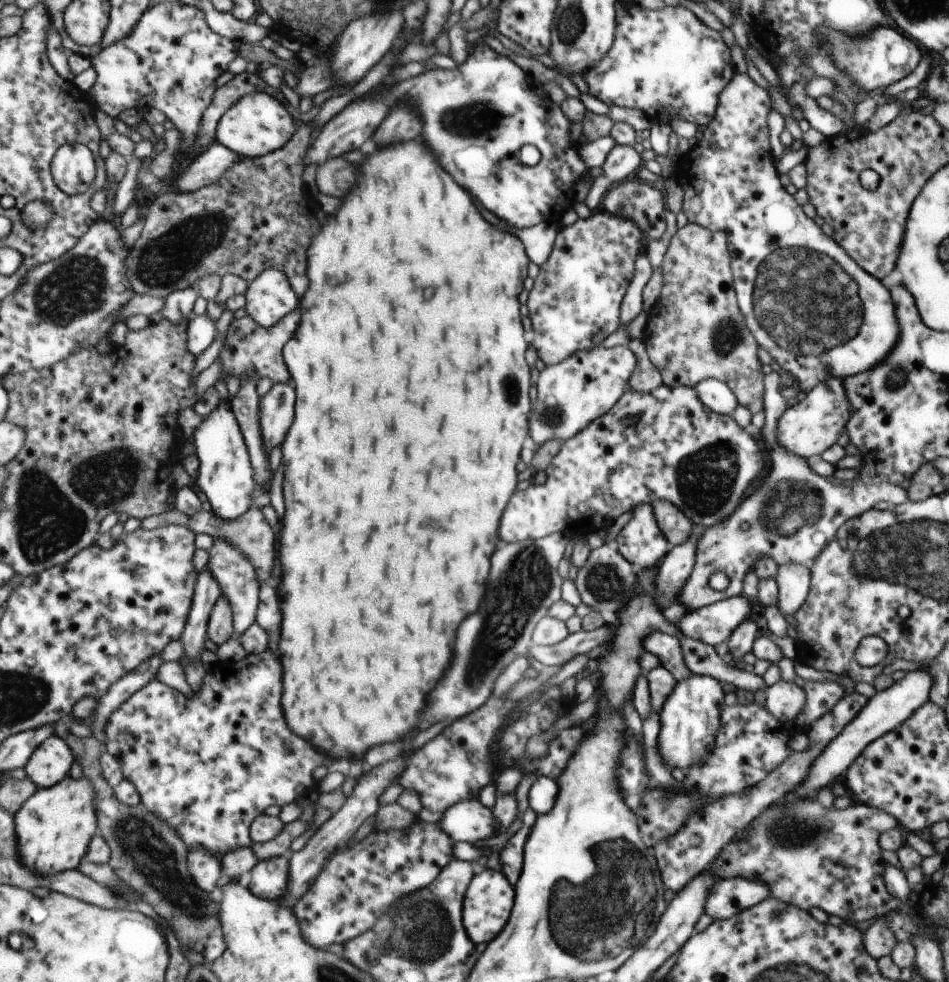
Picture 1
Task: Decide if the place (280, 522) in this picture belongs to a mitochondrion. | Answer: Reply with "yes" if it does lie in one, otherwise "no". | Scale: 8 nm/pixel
no

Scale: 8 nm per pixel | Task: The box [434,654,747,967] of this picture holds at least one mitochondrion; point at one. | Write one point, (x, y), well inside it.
(603, 919)

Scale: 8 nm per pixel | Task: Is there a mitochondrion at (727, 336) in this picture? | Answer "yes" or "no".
yes

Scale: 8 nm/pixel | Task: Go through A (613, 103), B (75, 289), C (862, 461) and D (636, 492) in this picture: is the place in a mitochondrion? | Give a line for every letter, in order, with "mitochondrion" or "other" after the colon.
A: other
B: mitochondrion
C: other
D: other

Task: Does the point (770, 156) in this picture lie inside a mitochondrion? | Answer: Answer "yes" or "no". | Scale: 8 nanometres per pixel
no

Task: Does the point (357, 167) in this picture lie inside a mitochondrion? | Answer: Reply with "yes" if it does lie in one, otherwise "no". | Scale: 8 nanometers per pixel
no

